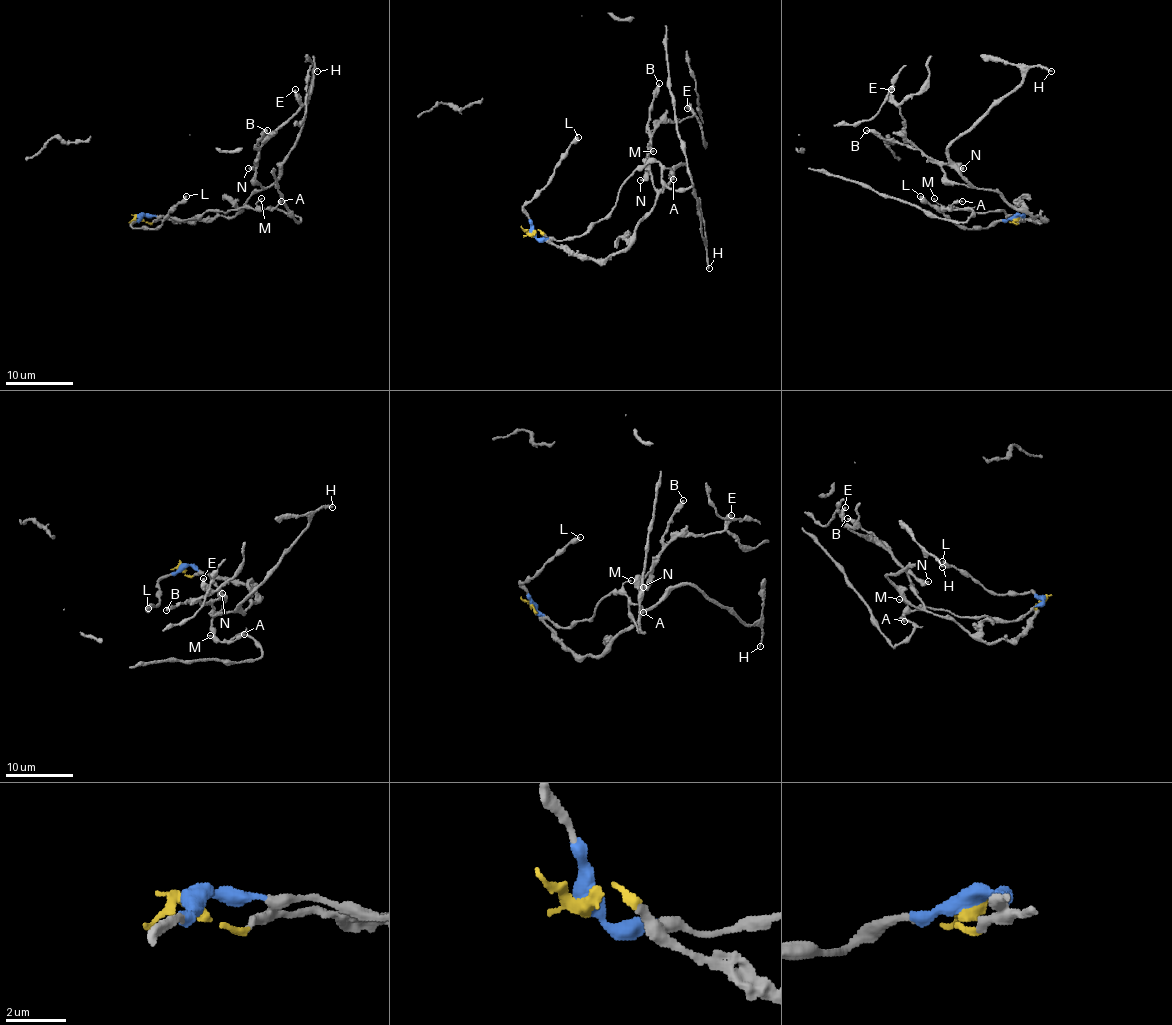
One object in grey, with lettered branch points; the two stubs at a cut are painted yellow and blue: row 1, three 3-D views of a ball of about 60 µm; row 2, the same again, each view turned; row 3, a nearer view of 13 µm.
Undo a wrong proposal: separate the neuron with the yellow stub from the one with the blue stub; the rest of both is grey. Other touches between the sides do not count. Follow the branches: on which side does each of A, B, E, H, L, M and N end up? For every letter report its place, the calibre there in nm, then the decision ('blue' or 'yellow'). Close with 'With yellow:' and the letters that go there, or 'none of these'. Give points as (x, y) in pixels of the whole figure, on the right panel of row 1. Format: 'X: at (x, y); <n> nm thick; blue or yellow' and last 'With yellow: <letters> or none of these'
A: at (962, 201); 260 nm thick; blue
B: at (866, 130); 320 nm thick; yellow
E: at (891, 89); 280 nm thick; yellow
H: at (1051, 71); 180 nm thick; yellow
L: at (920, 196); 440 nm thick; blue
M: at (934, 198); 110 nm thick; blue
N: at (963, 168); 320 nm thick; yellow
With yellow: B, E, H, N

